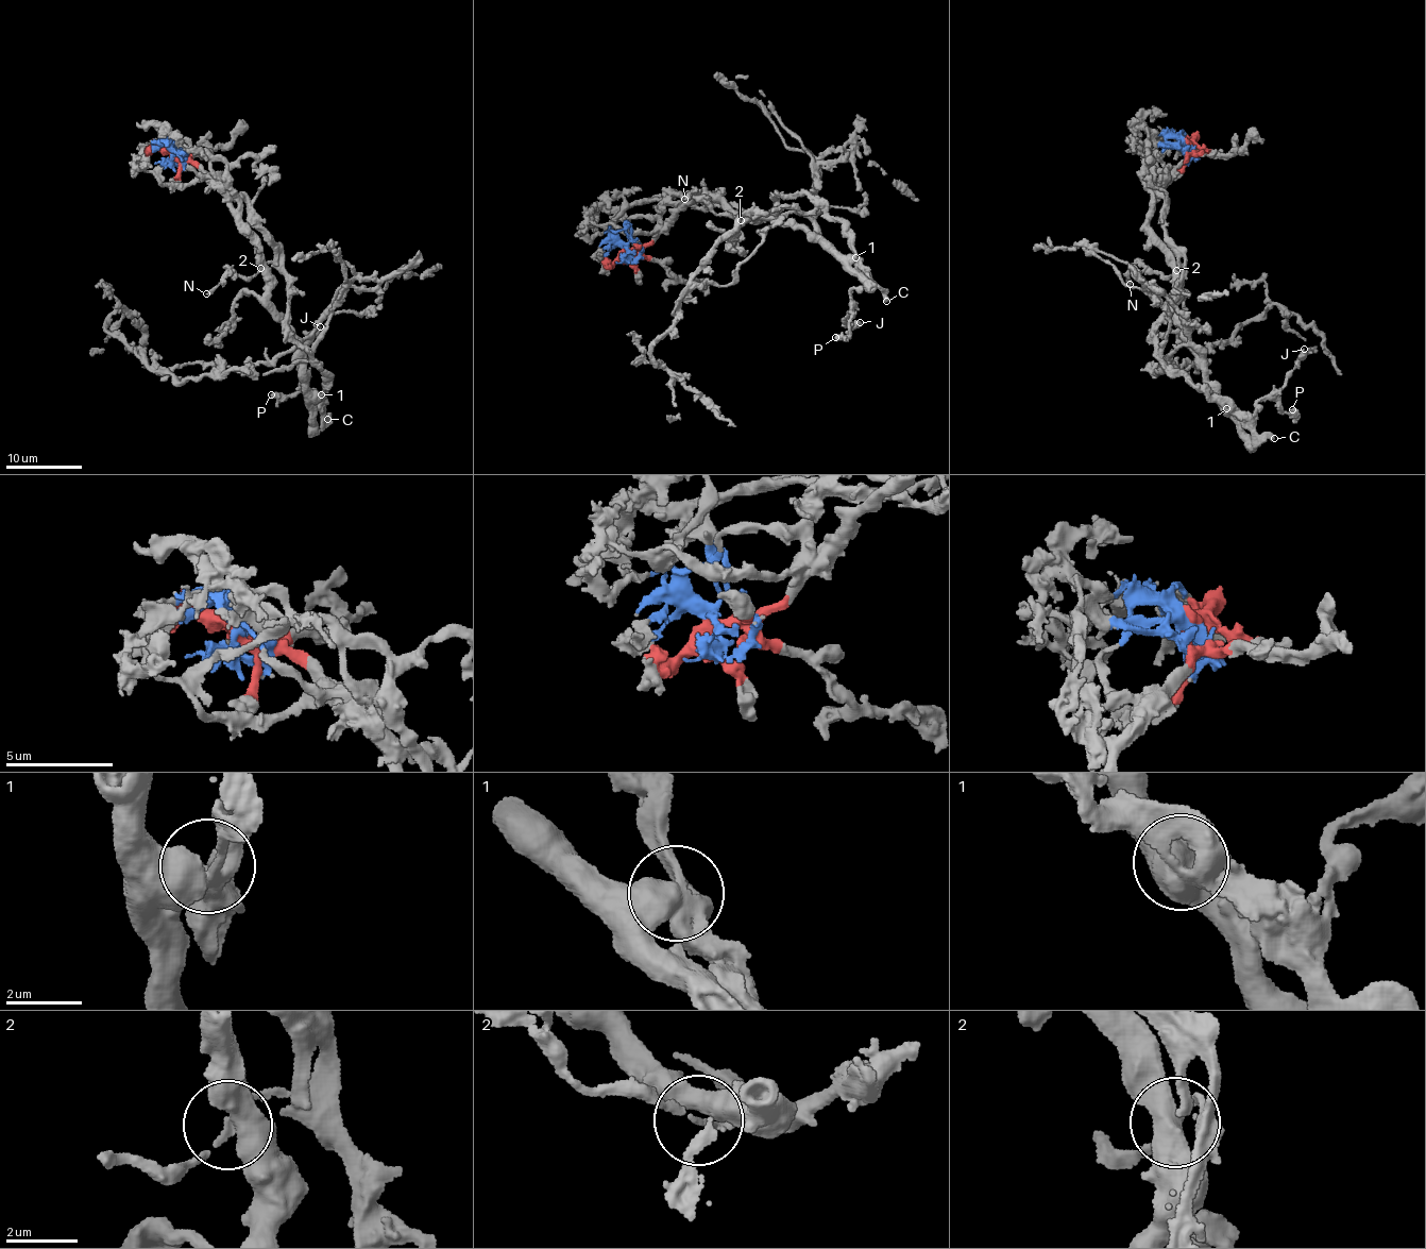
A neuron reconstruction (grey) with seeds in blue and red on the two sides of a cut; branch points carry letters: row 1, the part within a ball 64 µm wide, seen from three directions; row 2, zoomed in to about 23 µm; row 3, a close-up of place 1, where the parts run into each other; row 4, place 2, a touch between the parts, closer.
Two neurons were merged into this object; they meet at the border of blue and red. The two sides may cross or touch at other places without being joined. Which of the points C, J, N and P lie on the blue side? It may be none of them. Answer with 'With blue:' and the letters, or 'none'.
With blue: C, J, N, P

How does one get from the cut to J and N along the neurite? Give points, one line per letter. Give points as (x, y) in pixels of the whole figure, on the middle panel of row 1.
J: (625, 250), (632, 218), (667, 204), (761, 218), (804, 193), (864, 273), (844, 317), (860, 322)
N: (625, 250), (627, 221), (667, 204), (736, 206), (747, 221), (717, 215), (698, 193), (684, 199)

